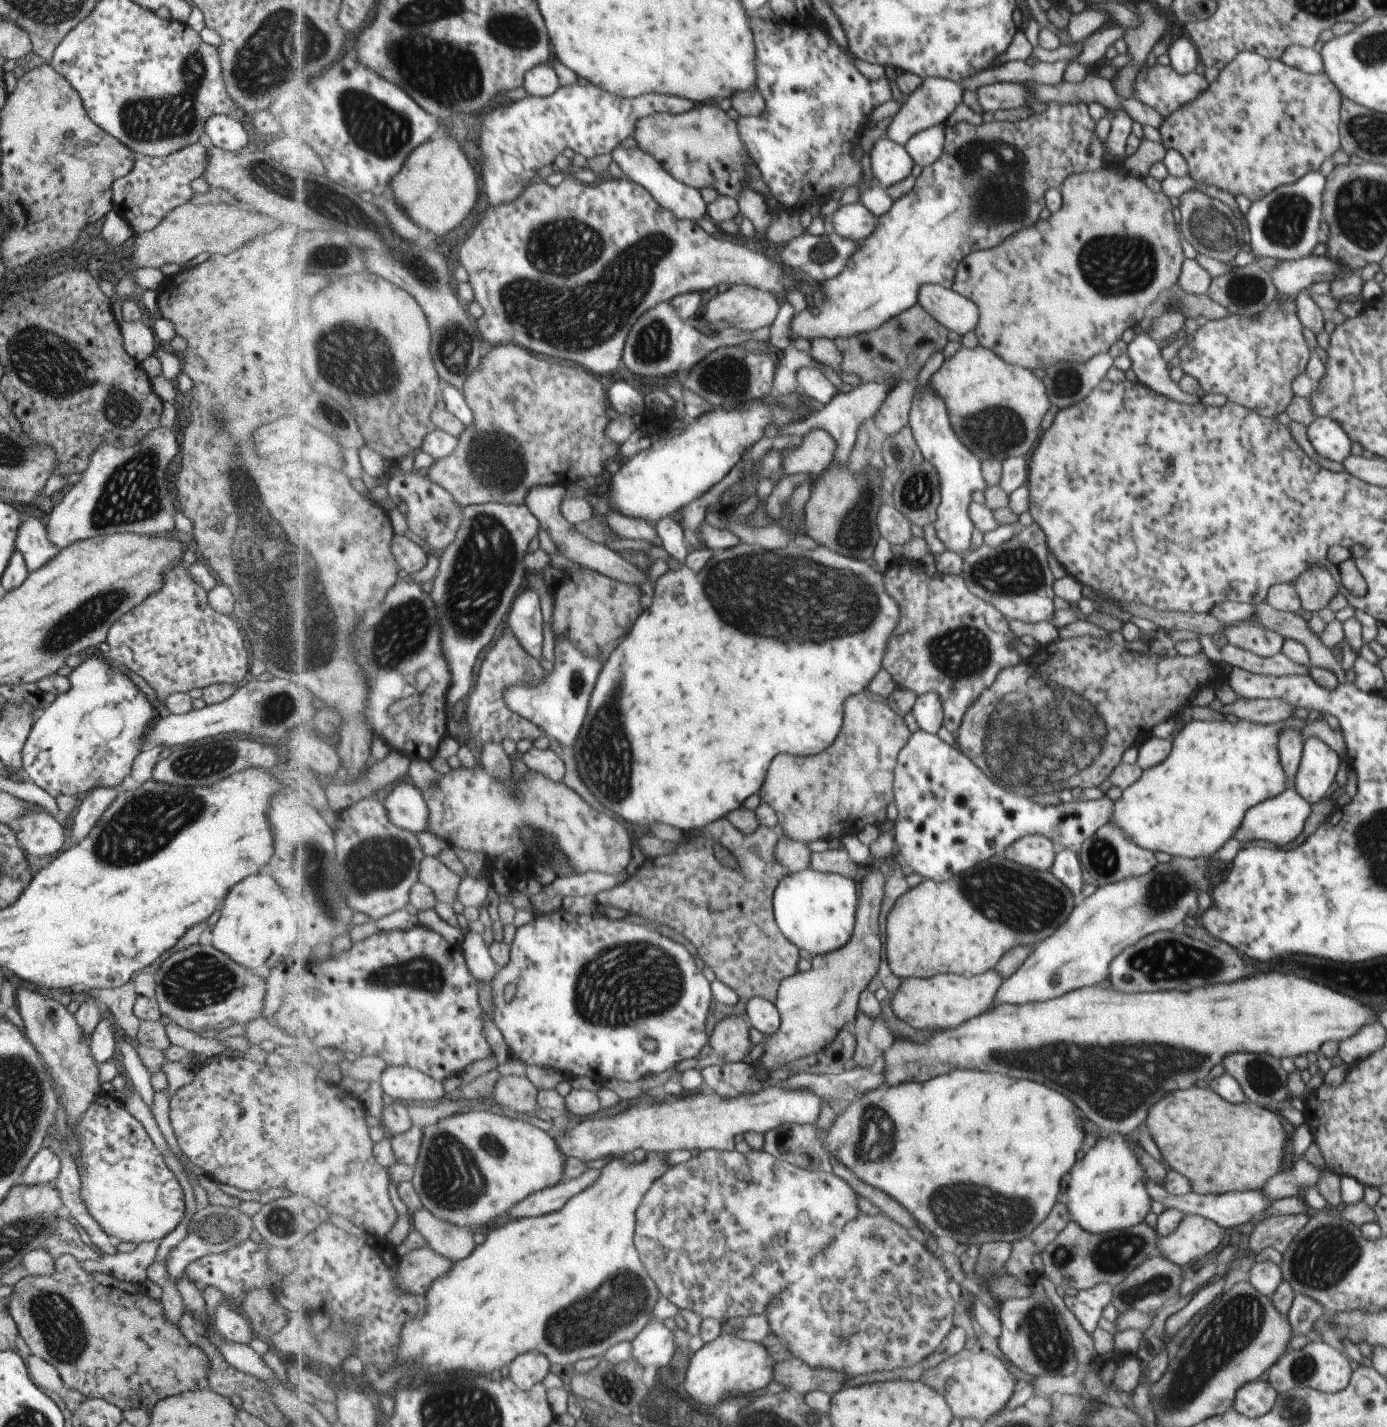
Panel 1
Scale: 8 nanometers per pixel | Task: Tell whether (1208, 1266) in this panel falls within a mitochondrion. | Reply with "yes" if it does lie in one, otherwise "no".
no

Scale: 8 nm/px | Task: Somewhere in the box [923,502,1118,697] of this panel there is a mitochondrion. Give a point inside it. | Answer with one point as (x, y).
(1015, 571)

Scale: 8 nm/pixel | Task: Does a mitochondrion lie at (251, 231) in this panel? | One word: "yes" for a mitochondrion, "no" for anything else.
no

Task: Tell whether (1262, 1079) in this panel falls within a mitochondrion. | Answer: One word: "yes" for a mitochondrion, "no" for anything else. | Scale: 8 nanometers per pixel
yes

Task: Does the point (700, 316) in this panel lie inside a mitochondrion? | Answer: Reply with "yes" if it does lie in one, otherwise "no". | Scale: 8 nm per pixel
no

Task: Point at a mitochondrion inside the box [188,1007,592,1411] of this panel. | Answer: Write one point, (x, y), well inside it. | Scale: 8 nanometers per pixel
(453, 1178)

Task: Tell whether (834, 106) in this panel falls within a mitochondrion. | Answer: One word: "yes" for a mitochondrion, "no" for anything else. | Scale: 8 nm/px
yes

